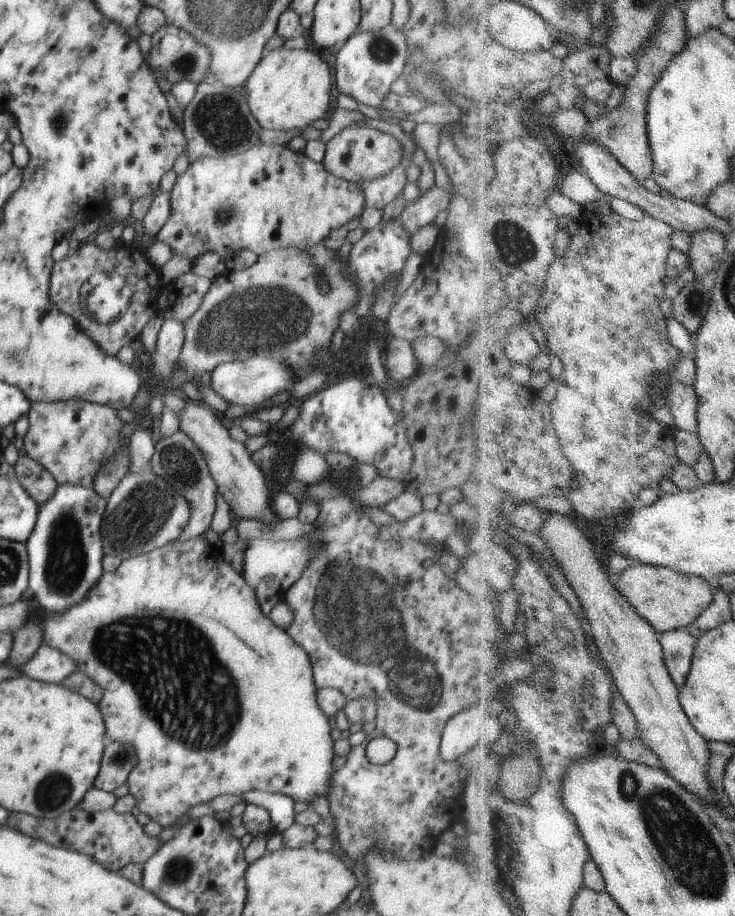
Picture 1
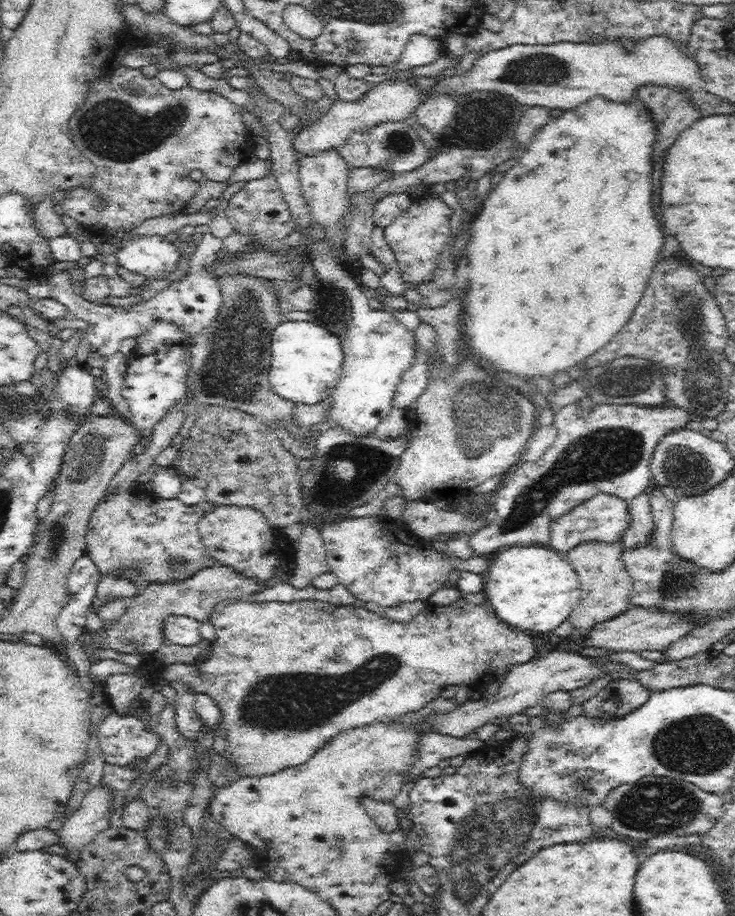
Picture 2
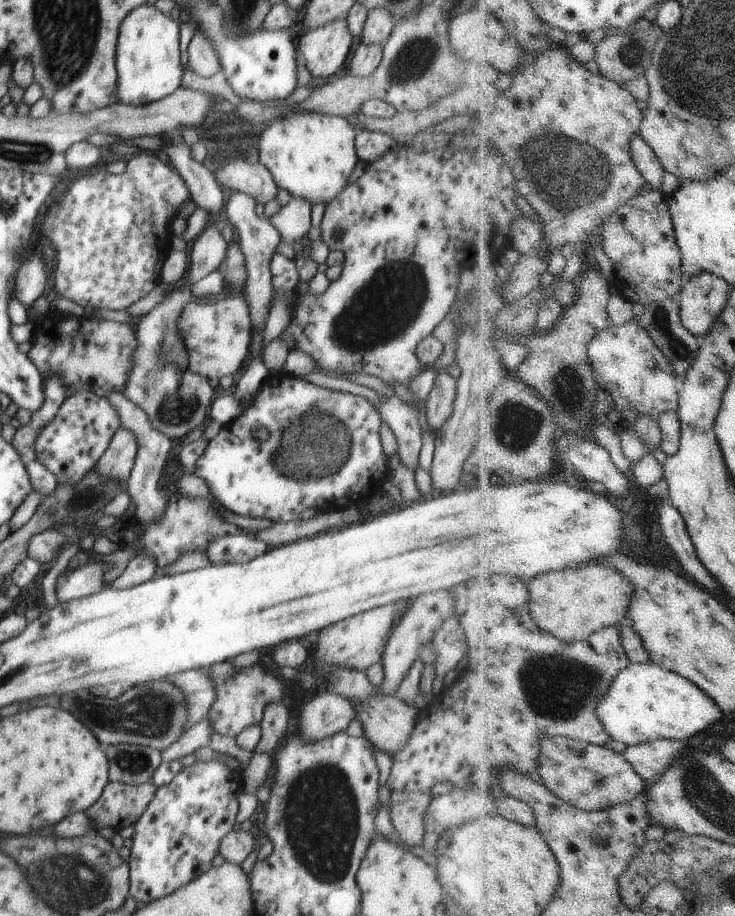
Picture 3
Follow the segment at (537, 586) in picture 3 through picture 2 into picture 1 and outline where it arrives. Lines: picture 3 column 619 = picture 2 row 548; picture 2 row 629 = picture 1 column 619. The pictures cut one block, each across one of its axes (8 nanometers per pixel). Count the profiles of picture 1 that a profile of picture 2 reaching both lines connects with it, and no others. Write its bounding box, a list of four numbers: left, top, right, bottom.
[616,564,716,633]

